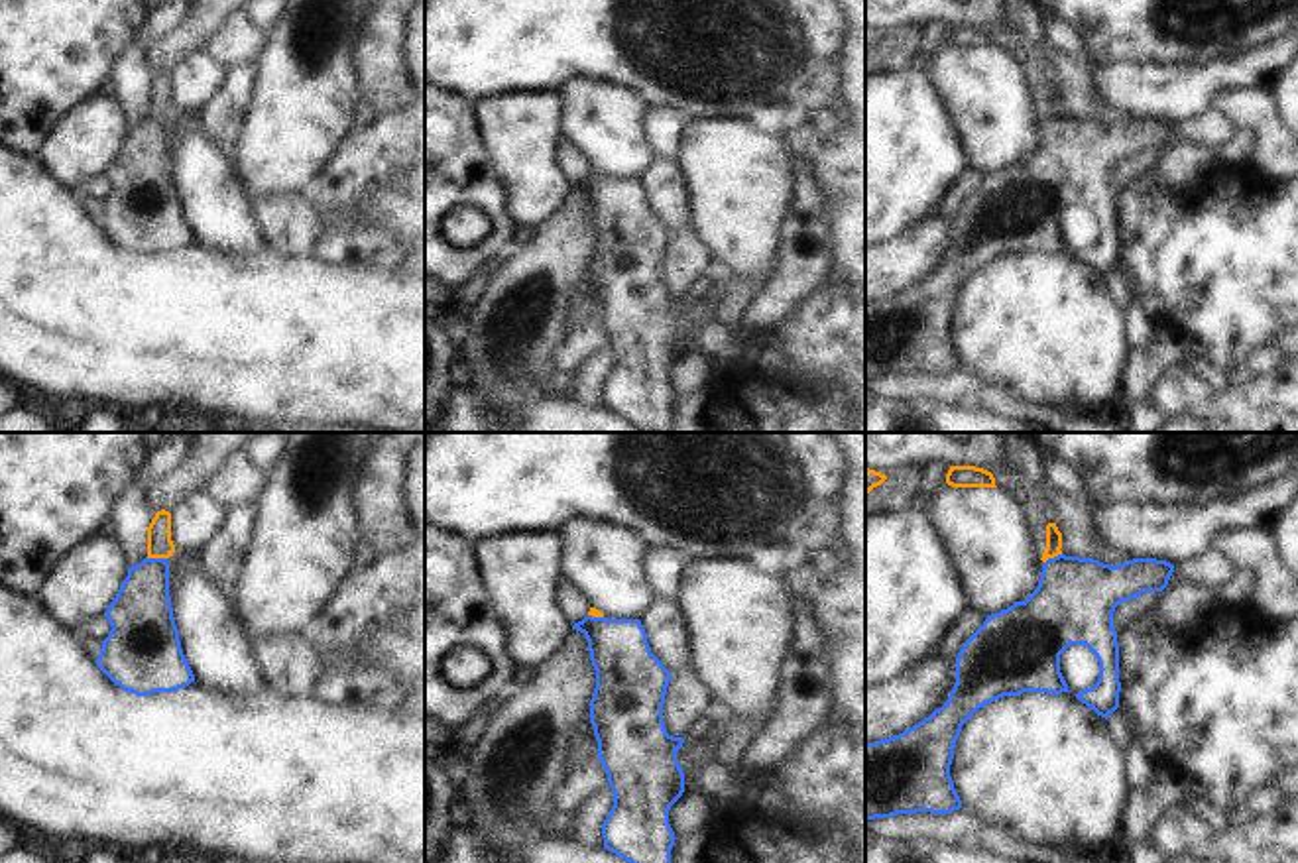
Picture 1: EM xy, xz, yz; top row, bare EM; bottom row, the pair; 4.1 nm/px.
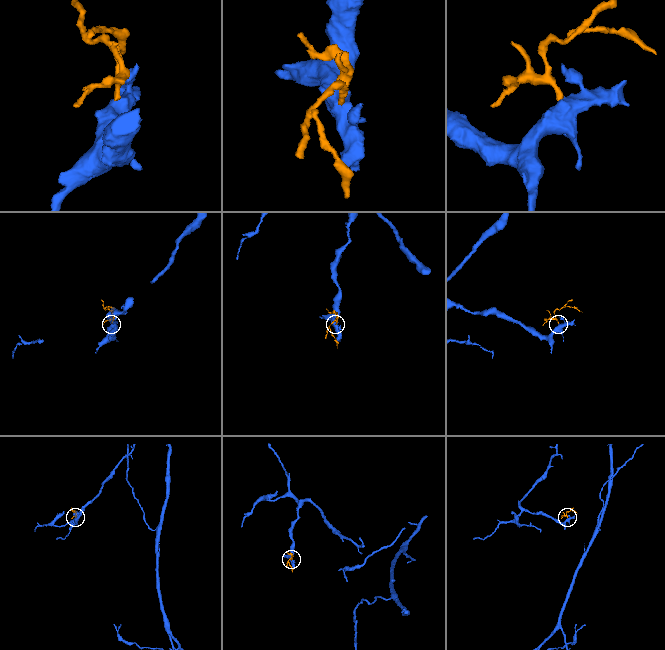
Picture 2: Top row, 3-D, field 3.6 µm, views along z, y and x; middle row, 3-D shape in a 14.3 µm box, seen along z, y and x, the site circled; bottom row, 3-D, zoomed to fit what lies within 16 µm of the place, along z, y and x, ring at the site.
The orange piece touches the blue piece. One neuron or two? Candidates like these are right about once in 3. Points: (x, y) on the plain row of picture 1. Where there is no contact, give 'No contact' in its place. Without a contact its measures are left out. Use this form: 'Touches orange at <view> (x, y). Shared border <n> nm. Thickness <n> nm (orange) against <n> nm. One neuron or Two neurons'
Touches orange at xy (156, 116). Shared border 90 nm. Thickness 110 nm (orange) against 260 nm. Two neurons.

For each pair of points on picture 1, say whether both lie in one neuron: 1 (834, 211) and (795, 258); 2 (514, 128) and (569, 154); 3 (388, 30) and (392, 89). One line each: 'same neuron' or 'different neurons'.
1: different neurons
2: different neurons
3: same neuron

